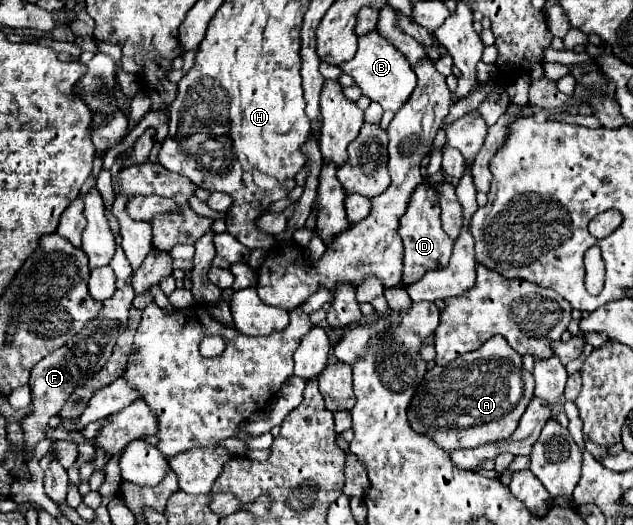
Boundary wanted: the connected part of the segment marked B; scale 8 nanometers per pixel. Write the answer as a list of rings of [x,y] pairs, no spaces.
[[[376,29],[366,35],[360,35],[356,55],[350,61],[340,63],[338,67],[356,81],[356,85],[362,89],[366,97],[380,103],[382,109],[398,111],[398,107],[402,107],[402,103],[410,97],[410,93],[416,87],[416,73],[412,71],[410,63],[404,61],[404,55]]]

